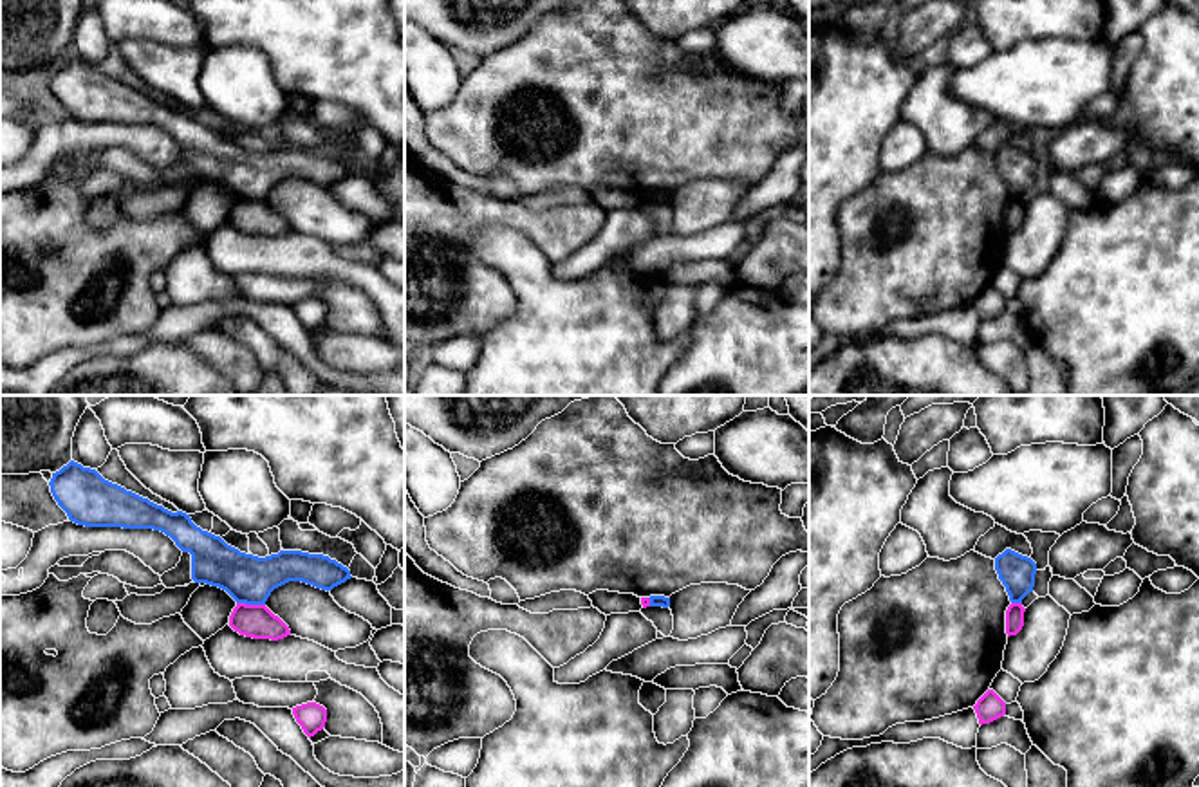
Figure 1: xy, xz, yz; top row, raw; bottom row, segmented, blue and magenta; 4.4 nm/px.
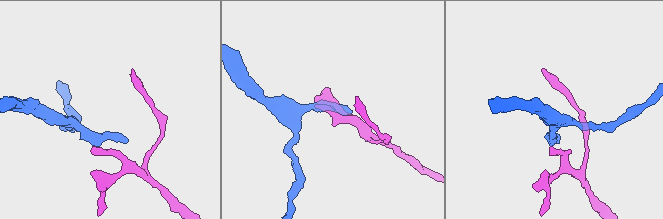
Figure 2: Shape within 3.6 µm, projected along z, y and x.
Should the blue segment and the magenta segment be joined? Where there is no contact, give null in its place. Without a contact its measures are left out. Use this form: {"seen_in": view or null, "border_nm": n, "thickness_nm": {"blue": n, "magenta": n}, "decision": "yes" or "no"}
{"seen_in": "xy", "border_nm": 130, "thickness_nm": {"blue": 220, "magenta": 150}, "decision": "no"}

